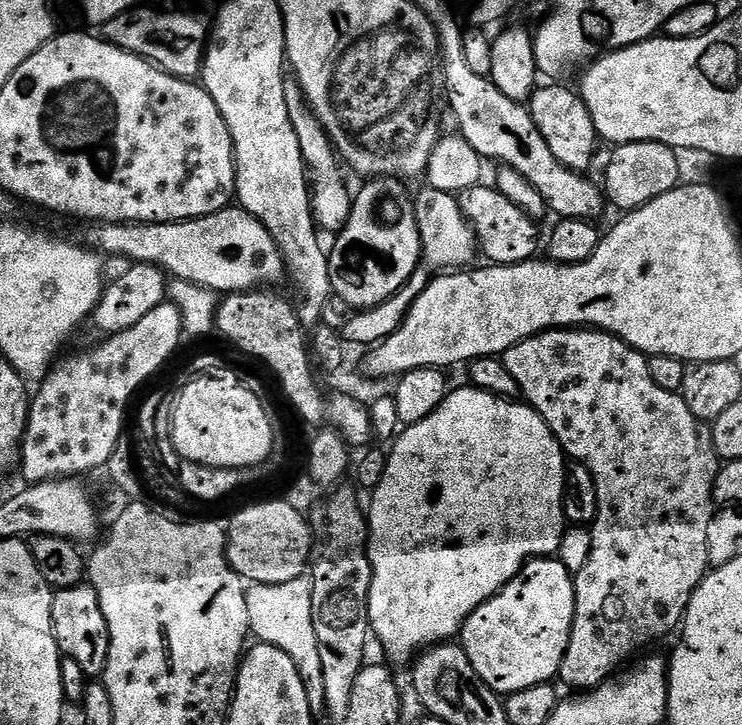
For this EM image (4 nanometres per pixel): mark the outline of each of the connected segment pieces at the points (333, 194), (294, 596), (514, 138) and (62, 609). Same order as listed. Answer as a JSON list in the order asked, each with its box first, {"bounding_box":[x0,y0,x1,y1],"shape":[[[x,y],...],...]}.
[{"bounding_box":[283,78,354,234],"shape":[[[294,78],[285,79],[283,97],[286,98],[286,108],[290,122],[298,134],[298,146],[302,150],[304,166],[308,173],[312,198],[312,218],[323,231],[325,228],[330,234],[336,234],[351,214],[354,197],[351,191],[348,193],[348,188],[344,185],[344,176],[340,173],[340,168],[342,169],[341,161],[336,155],[335,148],[332,147],[332,139],[328,137],[324,127],[312,113],[312,108],[303,101],[304,95]]]},{"bounding_box":[246,575,326,706],"shape":[[[307,575],[285,584],[252,584],[246,592],[246,610],[251,635],[256,636],[255,639],[259,643],[269,644],[290,654],[302,678],[302,686],[306,686],[308,699],[313,705],[320,706],[324,703],[326,681],[322,679],[320,643],[314,634],[314,618],[310,606],[311,589],[312,582]]]},{"bounding_box":[440,41,606,219],"shape":[[[445,41],[440,57],[449,111],[455,115],[459,135],[466,138],[476,153],[483,159],[500,160],[496,162],[518,170],[559,219],[589,219],[594,208],[605,207],[606,196],[597,183],[590,182],[589,177],[579,172],[570,171],[554,158],[541,131],[534,125],[531,111],[523,103],[507,98],[489,77],[474,74],[474,70],[465,64],[461,41]]]},{"bounding_box":[52,583,110,677],"shape":[[[91,583],[61,588],[53,595],[52,625],[61,657],[77,664],[84,671],[85,677],[103,677],[110,650],[110,630],[106,626],[106,616],[102,614],[102,606],[98,602],[98,594]]]}]

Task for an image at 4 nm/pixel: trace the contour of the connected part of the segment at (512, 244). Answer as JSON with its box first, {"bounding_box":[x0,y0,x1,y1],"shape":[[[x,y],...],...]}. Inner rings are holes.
{"bounding_box":[459,182,540,264],"shape":[[[481,182],[475,188],[459,193],[460,209],[476,235],[476,243],[485,261],[492,264],[521,264],[537,255],[540,232],[537,221],[529,218],[510,198],[506,198],[495,186]]]}

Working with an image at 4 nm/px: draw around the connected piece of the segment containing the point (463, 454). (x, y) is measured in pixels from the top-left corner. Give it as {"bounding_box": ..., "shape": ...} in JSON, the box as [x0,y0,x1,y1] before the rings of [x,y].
{"bounding_box":[367,386,566,664],"shape":[[[465,386],[449,391],[448,397],[422,422],[409,424],[397,435],[388,452],[388,465],[382,482],[371,493],[372,505],[367,505],[368,557],[372,563],[372,581],[368,591],[368,623],[371,635],[384,647],[384,652],[396,664],[411,661],[417,654],[453,638],[459,637],[470,613],[478,610],[491,596],[497,596],[518,575],[529,560],[552,558],[560,551],[560,539],[564,536],[564,478],[566,453],[546,422],[527,403],[504,400],[494,394]]]}

